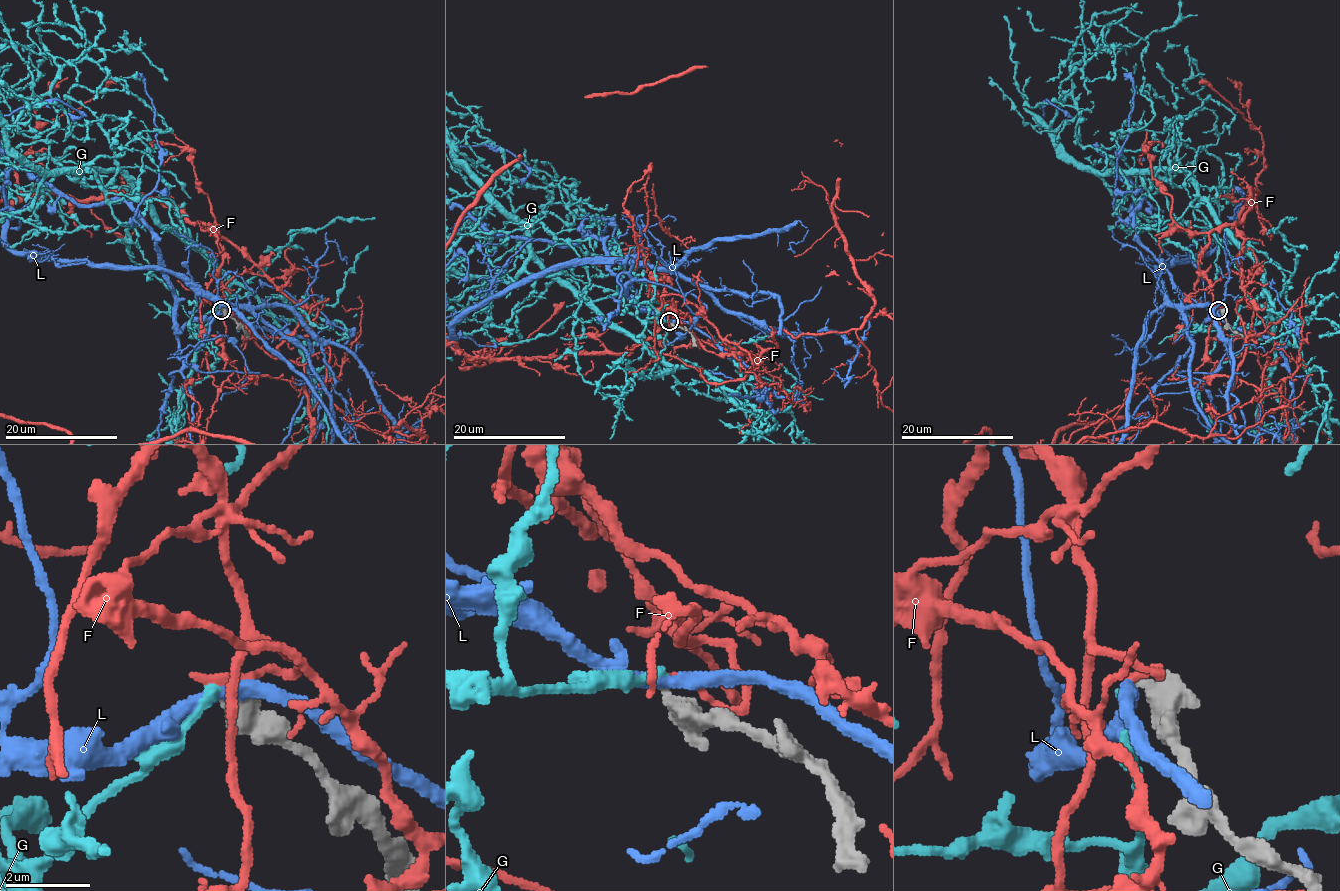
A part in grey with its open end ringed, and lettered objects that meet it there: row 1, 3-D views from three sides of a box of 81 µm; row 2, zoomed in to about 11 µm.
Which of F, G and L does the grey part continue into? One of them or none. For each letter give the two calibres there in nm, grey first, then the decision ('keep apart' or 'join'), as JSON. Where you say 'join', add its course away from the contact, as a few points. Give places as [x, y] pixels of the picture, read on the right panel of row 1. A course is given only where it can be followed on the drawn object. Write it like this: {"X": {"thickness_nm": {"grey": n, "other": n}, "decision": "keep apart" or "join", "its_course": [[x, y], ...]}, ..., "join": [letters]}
{"F": {"thickness_nm": {"grey": 380, "other": 260}, "decision": "keep apart"}, "G": {"thickness_nm": {"grey": 380, "other": 200}, "decision": "join"}, "L": {"thickness_nm": {"grey": 440, "other": 320}, "decision": "keep apart"}, "join": ["G"]}

